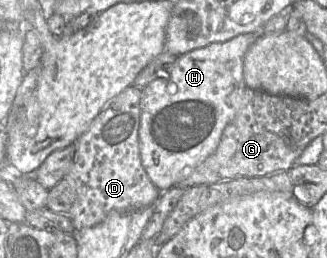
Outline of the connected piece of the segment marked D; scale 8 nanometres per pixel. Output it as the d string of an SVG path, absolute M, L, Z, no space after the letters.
M135 86L124 89L108 102L75 144L75 154L67 179L75 189L75 201L68 215L76 231L101 223L113 211L135 211L154 205L161 193L148 178L141 164L138 130L141 115L142 90Z

